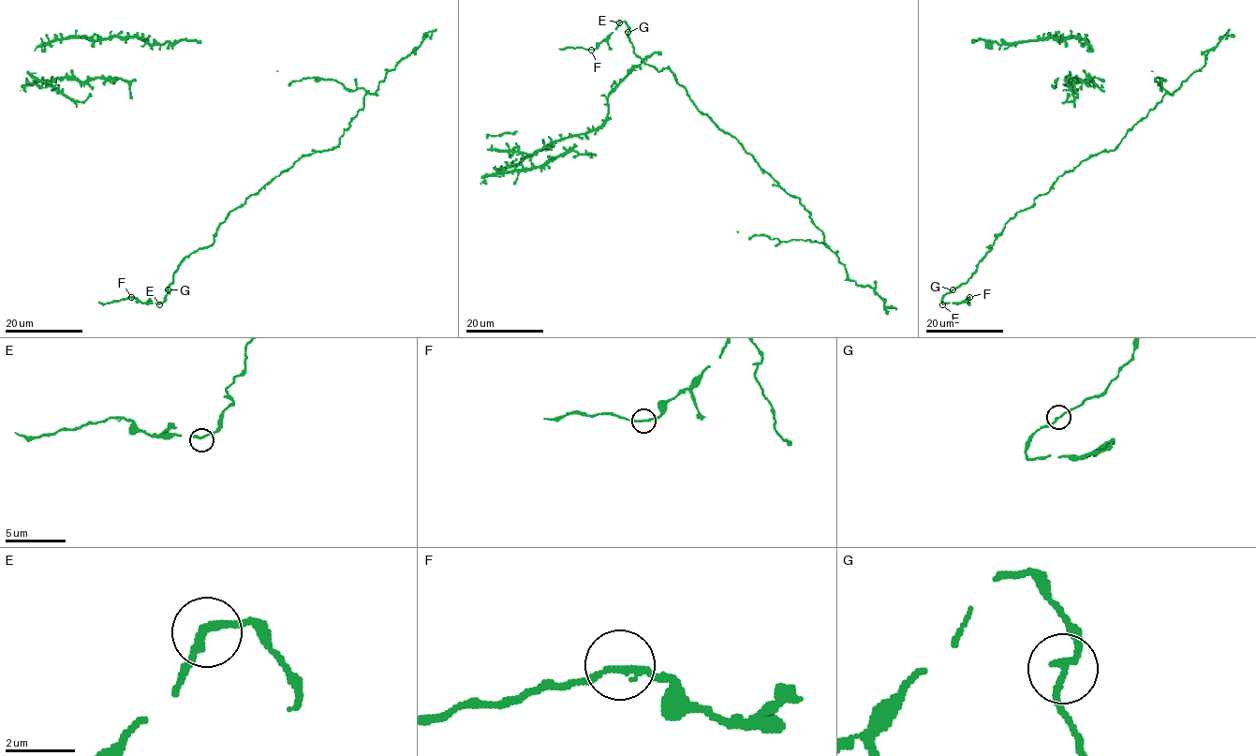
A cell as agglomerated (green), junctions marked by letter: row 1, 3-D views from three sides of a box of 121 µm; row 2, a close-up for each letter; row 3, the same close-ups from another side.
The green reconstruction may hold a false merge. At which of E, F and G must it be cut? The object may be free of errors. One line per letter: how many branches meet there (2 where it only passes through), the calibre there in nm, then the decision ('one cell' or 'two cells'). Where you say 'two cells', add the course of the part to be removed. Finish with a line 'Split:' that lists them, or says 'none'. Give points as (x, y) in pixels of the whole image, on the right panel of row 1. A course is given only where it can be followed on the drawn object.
E: branches 2; calibre 190 nm; one cell
F: branches 2; calibre 190 nm; one cell
G: branches 2; calibre 190 nm; one cell
Split: none

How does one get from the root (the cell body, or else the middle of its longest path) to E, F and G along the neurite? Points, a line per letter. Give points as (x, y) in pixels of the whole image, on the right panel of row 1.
E: (1035, 198), (1030, 208), (1017, 212), (1005, 225), (977, 270), (948, 292), (942, 304)
F: (1035, 198), (1030, 208), (1017, 212), (1005, 225), (973, 275), (948, 292), (941, 303), (962, 303), (969, 297)
G: (1035, 198), (1030, 208), (1017, 212), (1005, 225), (973, 275), (953, 289)

